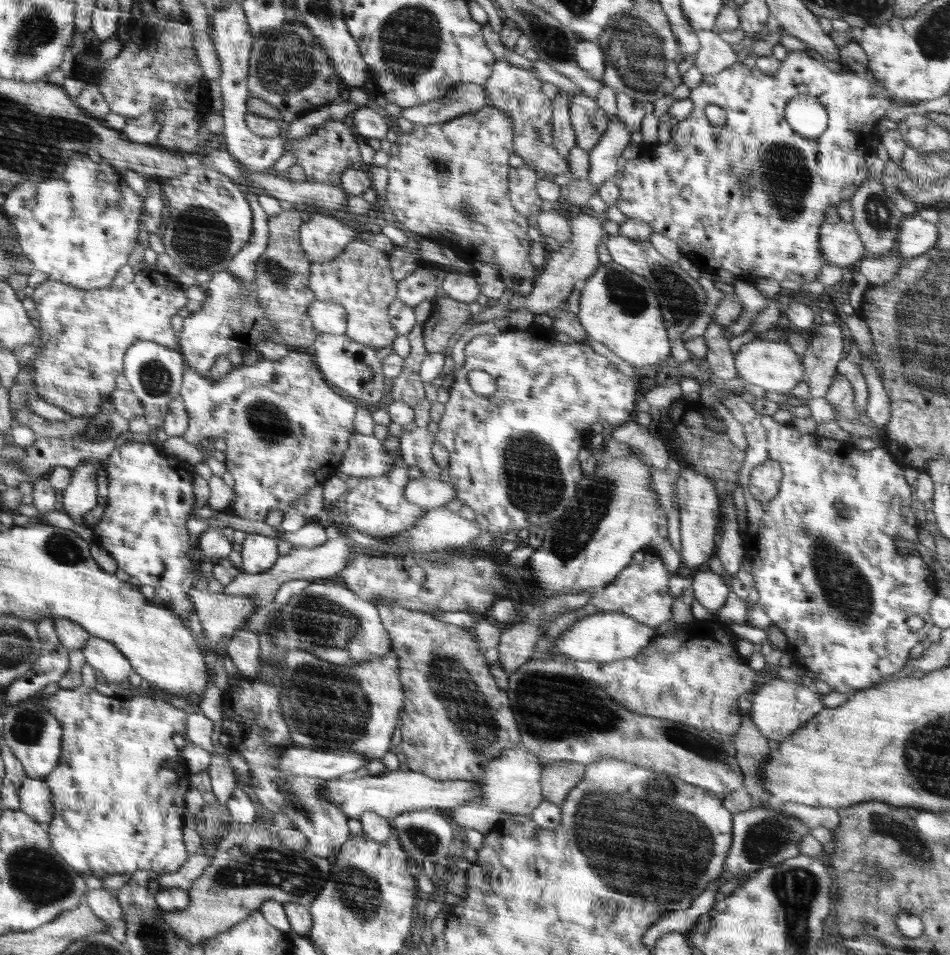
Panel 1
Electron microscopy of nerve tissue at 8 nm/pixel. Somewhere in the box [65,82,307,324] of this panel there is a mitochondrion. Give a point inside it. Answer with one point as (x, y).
(198, 235)

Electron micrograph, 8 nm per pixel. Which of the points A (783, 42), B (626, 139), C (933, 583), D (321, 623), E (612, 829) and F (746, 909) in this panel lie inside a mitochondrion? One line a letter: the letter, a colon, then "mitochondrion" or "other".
A: other
B: other
C: other
D: mitochondrion
E: mitochondrion
F: other

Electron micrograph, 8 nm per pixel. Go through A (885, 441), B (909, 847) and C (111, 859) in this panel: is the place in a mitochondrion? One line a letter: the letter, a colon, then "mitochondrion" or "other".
A: other
B: mitochondrion
C: other

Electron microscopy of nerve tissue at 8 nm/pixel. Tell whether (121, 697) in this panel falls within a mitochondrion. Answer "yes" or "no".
no

